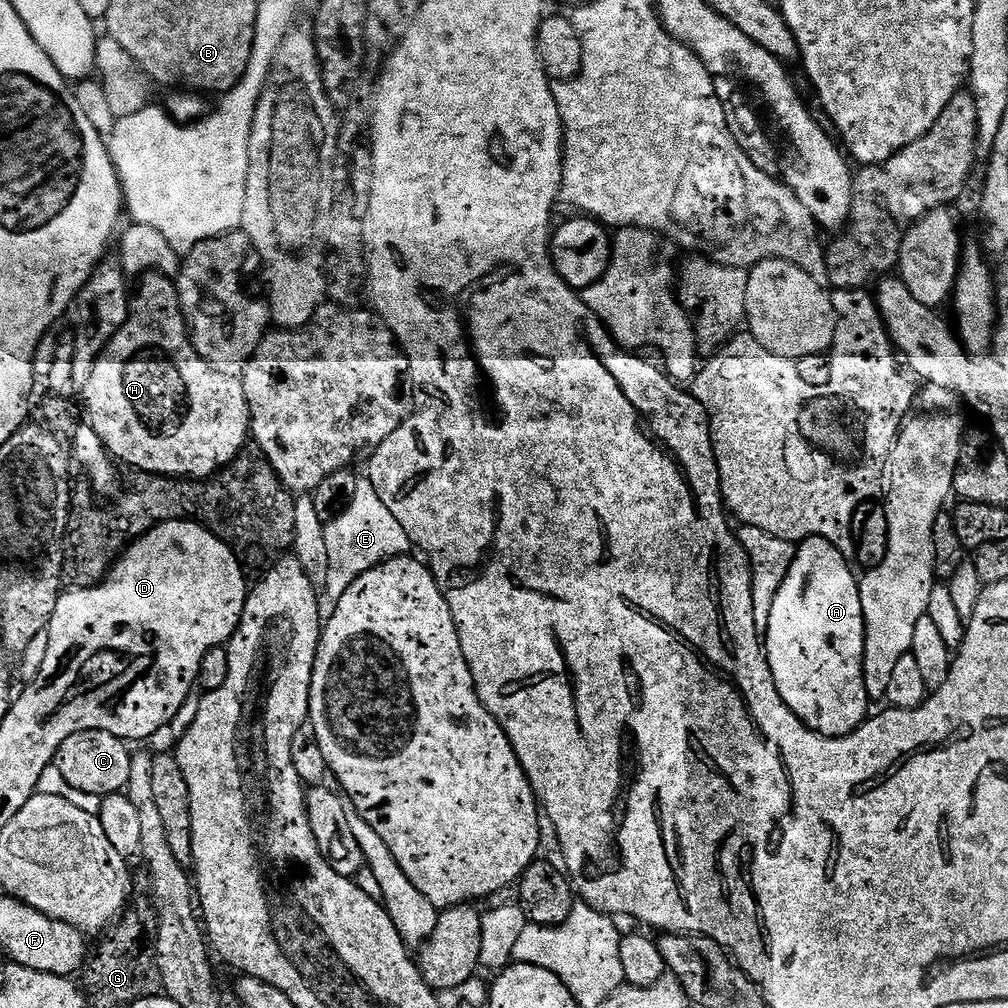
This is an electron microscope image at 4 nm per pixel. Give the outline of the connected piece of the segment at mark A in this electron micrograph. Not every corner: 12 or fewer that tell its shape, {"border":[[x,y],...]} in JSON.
{"border":[[799,541],[762,647],[823,736],[869,719],[860,580]]}

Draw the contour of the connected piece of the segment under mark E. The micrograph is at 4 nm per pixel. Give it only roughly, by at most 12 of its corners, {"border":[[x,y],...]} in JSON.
{"border":[[372,481],[326,525],[332,602],[410,548]]}

